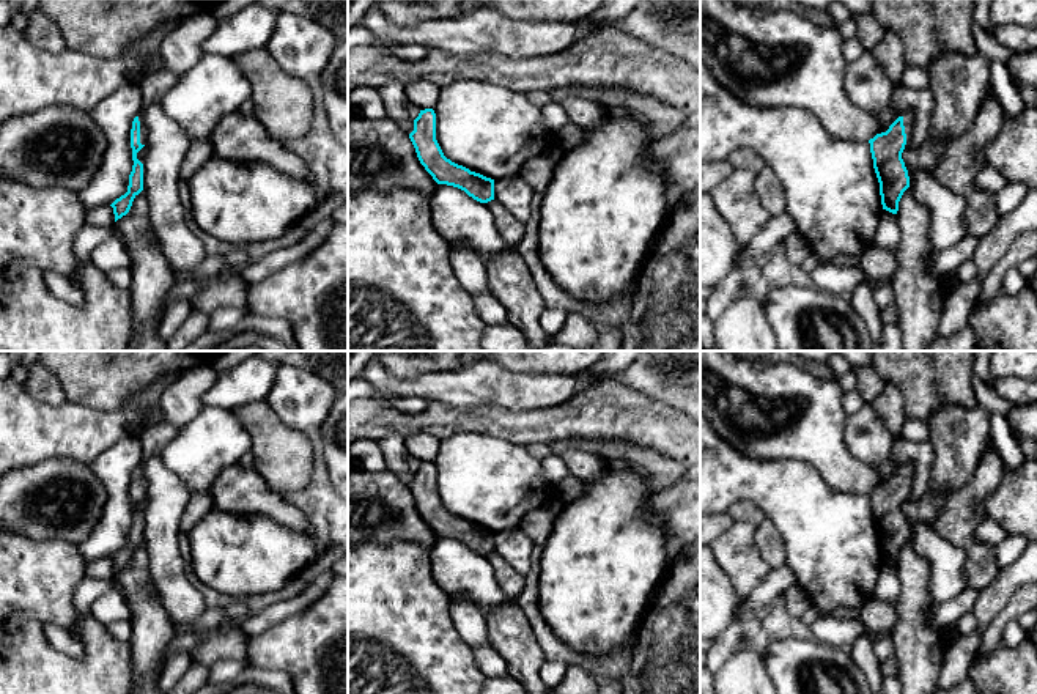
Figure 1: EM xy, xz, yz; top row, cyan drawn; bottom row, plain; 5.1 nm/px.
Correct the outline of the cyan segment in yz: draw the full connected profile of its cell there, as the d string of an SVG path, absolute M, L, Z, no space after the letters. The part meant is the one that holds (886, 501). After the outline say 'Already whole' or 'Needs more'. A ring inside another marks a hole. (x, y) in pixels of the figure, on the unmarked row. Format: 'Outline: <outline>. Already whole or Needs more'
Outline: M913 467L899 469L886 485L869 493L873 521L880 535L883 562L897 567L899 554L910 540L910 529L902 511L913 483Z. Needs more

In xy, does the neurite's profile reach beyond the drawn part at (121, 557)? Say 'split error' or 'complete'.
split error

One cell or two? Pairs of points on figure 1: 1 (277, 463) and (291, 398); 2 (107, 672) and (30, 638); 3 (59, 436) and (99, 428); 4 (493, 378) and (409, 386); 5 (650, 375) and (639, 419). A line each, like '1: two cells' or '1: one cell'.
1: two cells
2: one cell
3: one cell
4: one cell
5: two cells

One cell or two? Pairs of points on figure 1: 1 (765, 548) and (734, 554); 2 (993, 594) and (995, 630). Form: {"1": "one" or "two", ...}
{"1": "two", "2": "two"}

